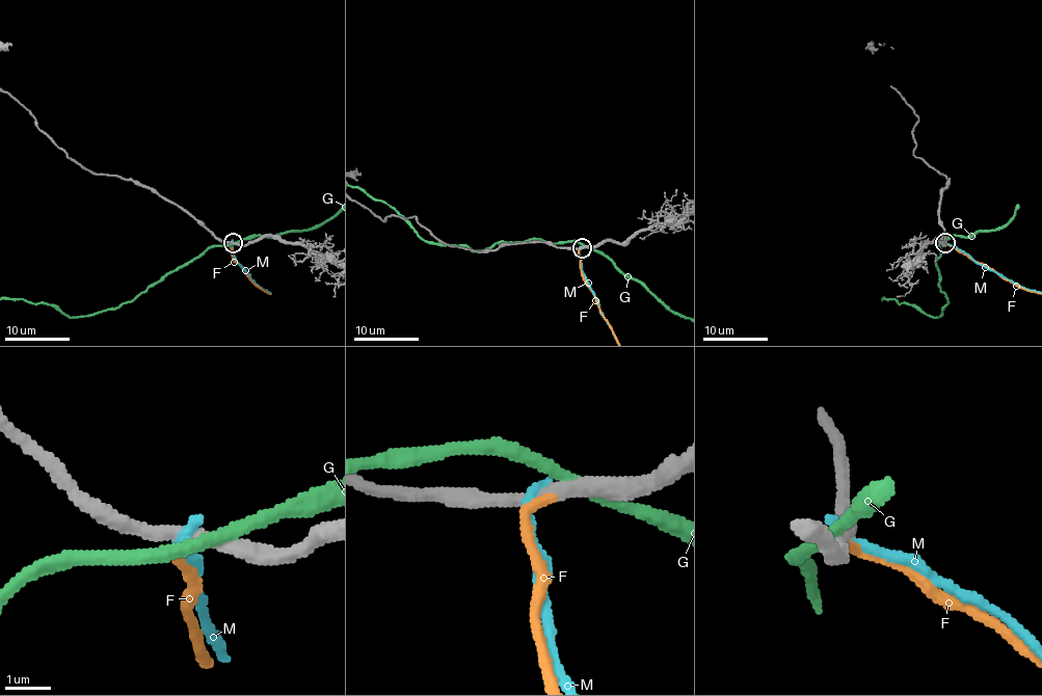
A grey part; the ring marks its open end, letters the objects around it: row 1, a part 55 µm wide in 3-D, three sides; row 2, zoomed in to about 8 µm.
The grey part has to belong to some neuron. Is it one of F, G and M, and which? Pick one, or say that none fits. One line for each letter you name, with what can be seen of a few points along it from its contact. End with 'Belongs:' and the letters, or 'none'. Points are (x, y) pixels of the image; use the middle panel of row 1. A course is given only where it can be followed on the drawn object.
Belongs: F

